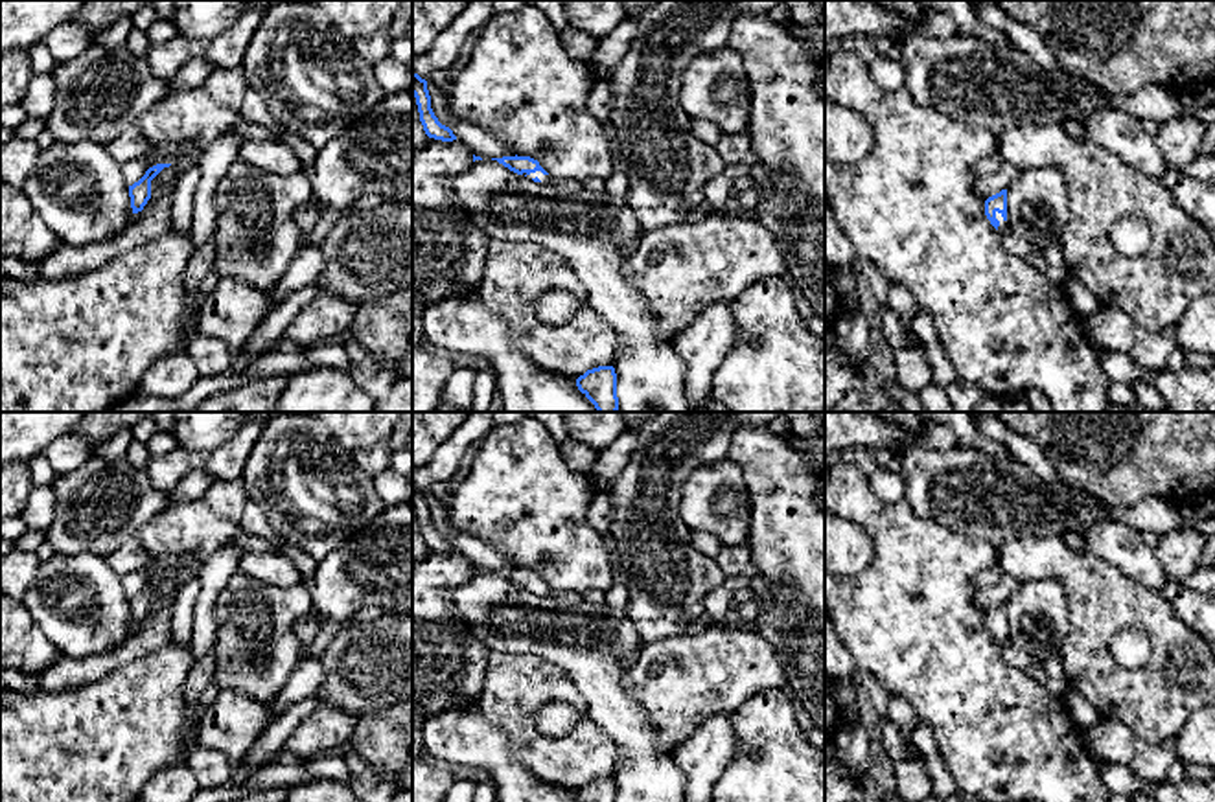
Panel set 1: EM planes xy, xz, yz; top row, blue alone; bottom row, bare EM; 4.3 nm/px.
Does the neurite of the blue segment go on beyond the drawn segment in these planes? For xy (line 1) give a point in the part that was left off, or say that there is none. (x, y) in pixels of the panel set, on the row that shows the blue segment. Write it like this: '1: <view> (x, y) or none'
1: xy (69, 260)

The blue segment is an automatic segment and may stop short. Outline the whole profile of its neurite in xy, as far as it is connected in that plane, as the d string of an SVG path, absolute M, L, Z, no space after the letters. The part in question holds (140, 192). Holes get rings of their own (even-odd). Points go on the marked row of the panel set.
M156 164L145 175L129 186L133 221L112 239L88 245L66 245L39 259L35 265L40 276L63 280L88 270L96 270L107 261L160 237L171 226L173 189L162 188L151 193L151 180L171 164Z

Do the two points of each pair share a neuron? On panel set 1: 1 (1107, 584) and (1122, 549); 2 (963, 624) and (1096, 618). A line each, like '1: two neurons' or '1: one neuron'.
1: two neurons
2: two neurons

